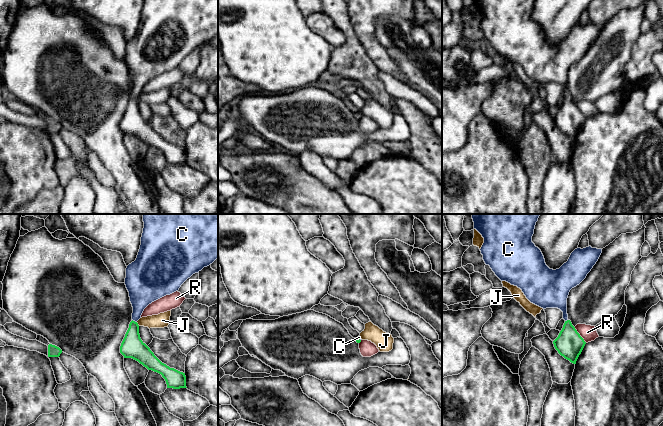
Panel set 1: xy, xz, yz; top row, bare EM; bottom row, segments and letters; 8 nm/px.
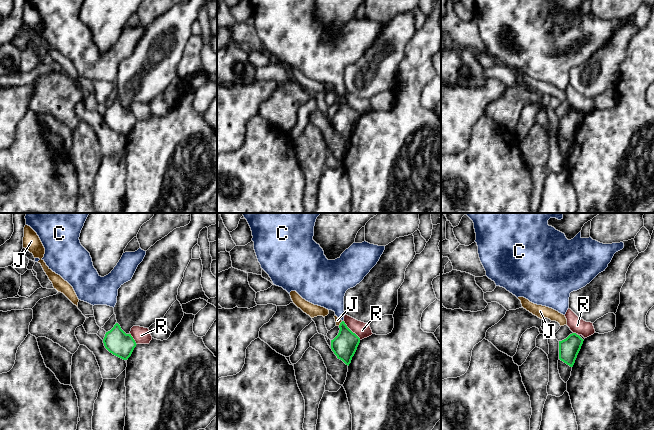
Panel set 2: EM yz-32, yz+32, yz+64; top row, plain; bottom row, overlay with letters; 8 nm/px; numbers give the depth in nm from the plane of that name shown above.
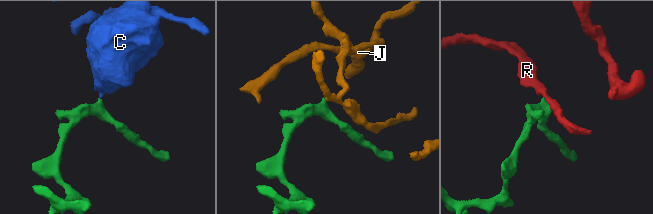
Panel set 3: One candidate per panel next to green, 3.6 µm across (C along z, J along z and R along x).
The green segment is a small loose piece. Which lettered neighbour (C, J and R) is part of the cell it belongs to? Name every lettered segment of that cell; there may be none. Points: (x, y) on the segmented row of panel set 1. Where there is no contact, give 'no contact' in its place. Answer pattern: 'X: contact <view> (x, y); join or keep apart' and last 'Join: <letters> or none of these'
C: contact xy (134, 321); join
J: contact xy (137, 324); keep apart
R: contact yz (579, 335); keep apart
Join: C

